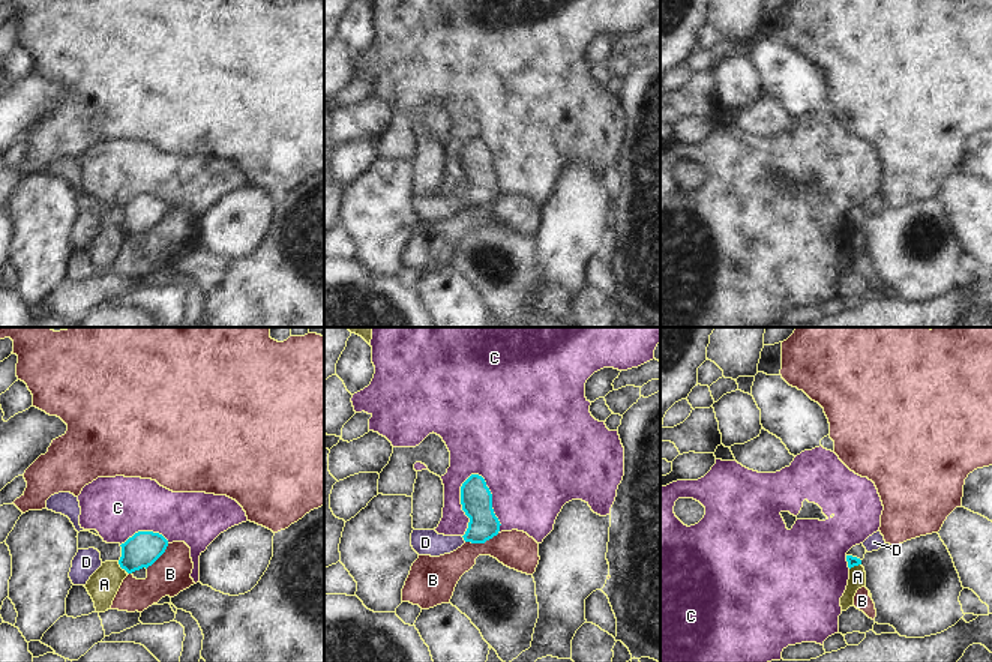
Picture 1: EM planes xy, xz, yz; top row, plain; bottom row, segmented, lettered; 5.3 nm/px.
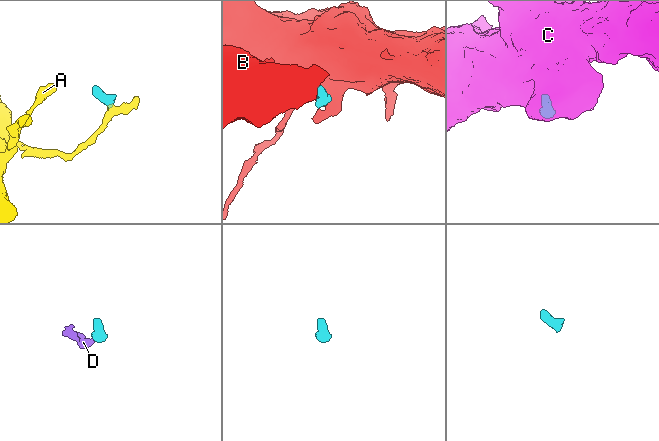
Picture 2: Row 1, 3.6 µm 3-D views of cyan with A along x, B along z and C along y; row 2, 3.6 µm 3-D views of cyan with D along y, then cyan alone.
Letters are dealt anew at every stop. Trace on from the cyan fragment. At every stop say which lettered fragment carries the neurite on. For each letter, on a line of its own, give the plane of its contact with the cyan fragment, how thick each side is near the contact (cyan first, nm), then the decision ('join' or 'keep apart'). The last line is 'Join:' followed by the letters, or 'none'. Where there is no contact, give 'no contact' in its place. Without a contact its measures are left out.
A: meets cyan in yz; 50 nm thick on the cyan side, 100 nm on the other; keep apart
B: meets cyan in xz; 170 nm thick on the cyan side, 200 nm on the other; keep apart
C: meets cyan in xz; 170 nm thick on the cyan side, 180 nm on the other; keep apart
D: meets cyan in xz; 170 nm thick on the cyan side, 140 nm on the other; join
Join: D

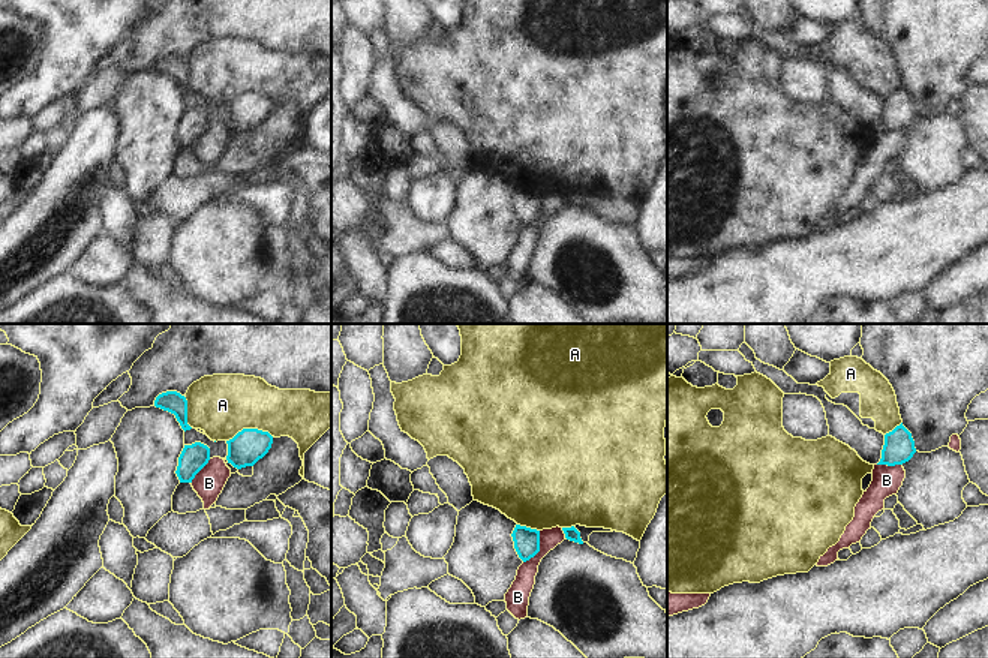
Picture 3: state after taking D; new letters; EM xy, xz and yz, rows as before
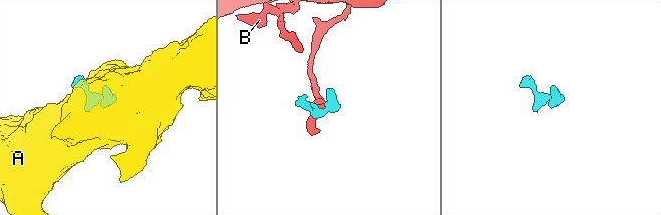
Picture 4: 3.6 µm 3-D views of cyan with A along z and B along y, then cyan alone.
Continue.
A: meets cyan in xy; 180 nm thick on the cyan side, 340 nm on the other; keep apart
B: meets cyan in xz; 140 nm thick on the cyan side, 120 nm on the other; keep apart
Join: none

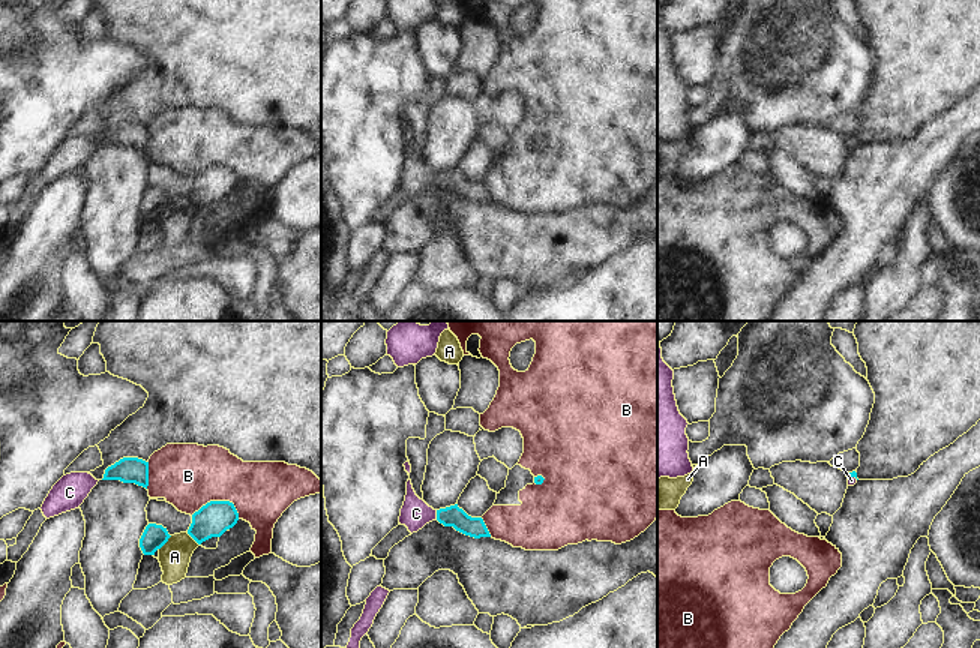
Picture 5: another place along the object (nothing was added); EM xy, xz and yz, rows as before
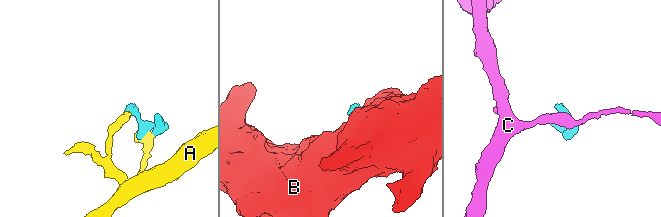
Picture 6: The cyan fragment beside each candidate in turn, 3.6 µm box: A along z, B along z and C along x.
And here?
A: meets cyan in xy; 180 nm thick on the cyan side, 170 nm on the other; keep apart
B: meets cyan in xy; 180 nm thick on the cyan side, 360 nm on the other; keep apart
C: meets cyan in xz; 110 nm thick on the cyan side, 160 nm on the other; join
Join: C

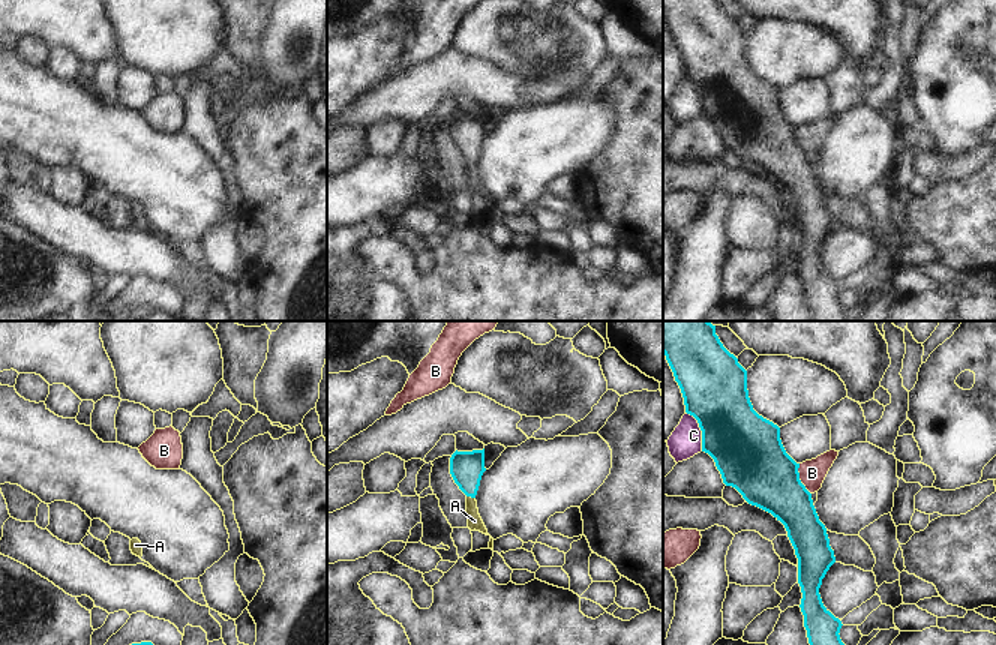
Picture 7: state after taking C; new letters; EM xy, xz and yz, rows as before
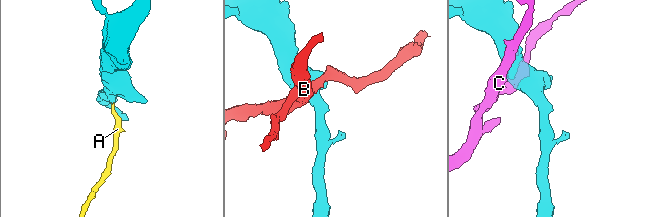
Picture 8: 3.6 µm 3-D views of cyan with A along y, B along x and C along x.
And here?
A: meets cyan in xz; 180 nm thick on the cyan side, 80 nm on the other; join
B: meets cyan in yz; 360 nm thick on the cyan side, 140 nm on the other; keep apart
C: meets cyan in yz; 360 nm thick on the cyan side, 170 nm on the other; keep apart
Join: A

